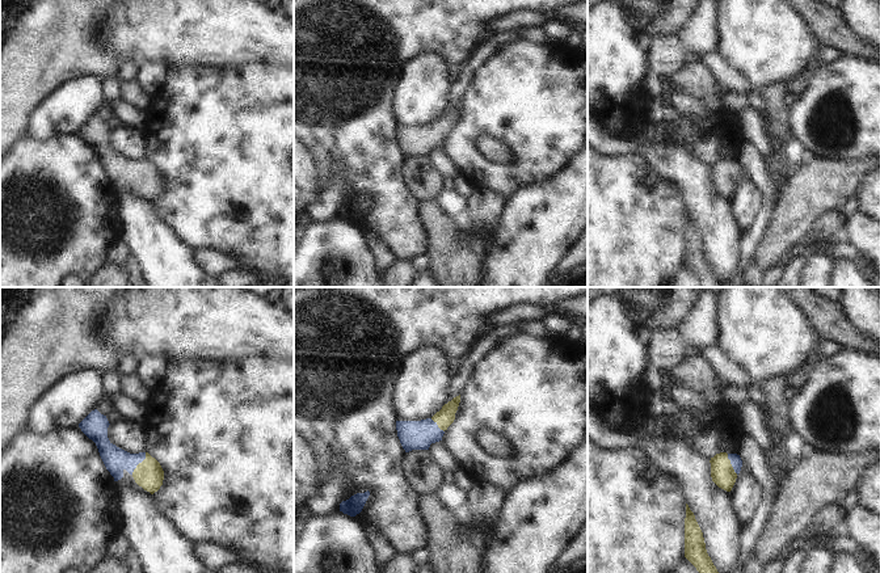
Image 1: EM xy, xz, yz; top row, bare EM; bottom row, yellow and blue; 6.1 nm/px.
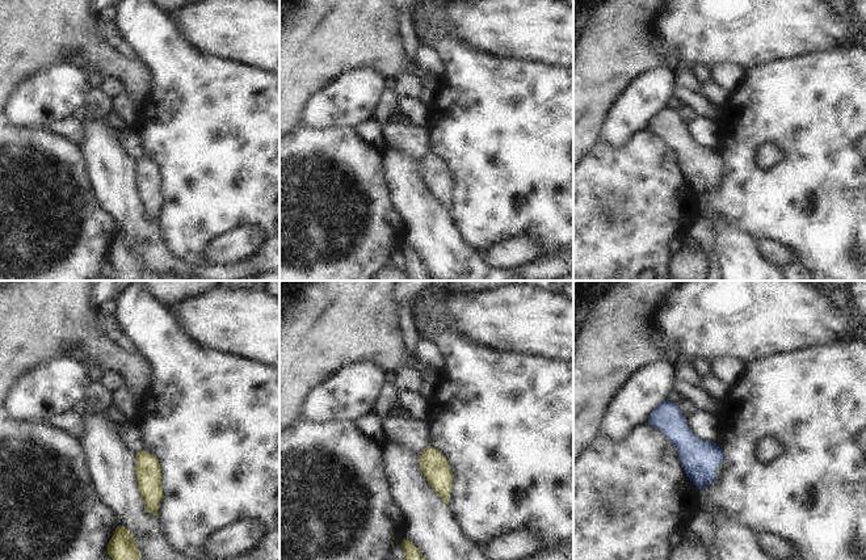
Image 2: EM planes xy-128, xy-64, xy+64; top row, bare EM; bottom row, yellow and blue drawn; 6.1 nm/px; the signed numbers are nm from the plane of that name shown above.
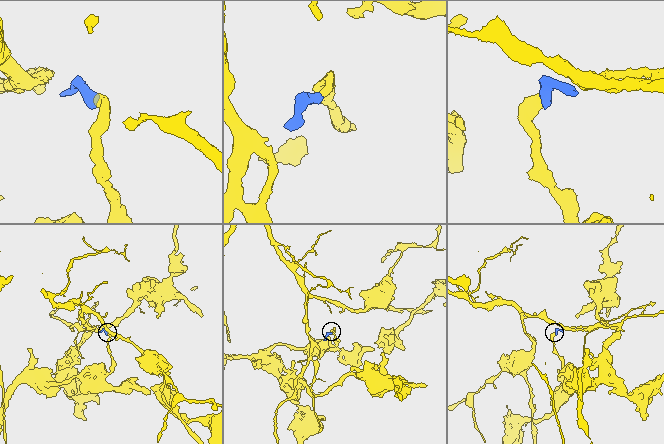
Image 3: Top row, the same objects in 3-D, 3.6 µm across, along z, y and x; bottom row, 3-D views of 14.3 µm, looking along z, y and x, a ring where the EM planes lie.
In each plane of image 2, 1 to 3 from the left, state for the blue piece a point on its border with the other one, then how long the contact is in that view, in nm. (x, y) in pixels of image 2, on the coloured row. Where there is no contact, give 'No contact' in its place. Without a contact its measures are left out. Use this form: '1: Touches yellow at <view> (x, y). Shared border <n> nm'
1: No contact
2: No contact
3: Touches yellow at xy+64 (718, 468). Shared border 60 nm

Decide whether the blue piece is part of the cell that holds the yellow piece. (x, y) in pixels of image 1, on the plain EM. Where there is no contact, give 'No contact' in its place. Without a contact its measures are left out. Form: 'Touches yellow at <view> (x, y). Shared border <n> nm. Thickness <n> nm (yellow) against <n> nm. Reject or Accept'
Touches yellow at xy (139, 169). Shared border 160 nm. Thickness 170 nm (yellow) against 150 nm. Accept

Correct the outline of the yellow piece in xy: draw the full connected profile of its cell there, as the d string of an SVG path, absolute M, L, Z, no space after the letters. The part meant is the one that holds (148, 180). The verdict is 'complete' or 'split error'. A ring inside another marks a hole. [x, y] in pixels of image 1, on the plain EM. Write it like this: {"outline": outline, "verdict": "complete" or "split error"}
{"outline": "M94 115L79 130L79 134L96 149L100 163L114 188L121 186L126 176L144 197L151 201L157 198L164 186L160 169L148 159L130 160L113 151L108 144L109 131L106 122Z", "verdict": "split error"}

